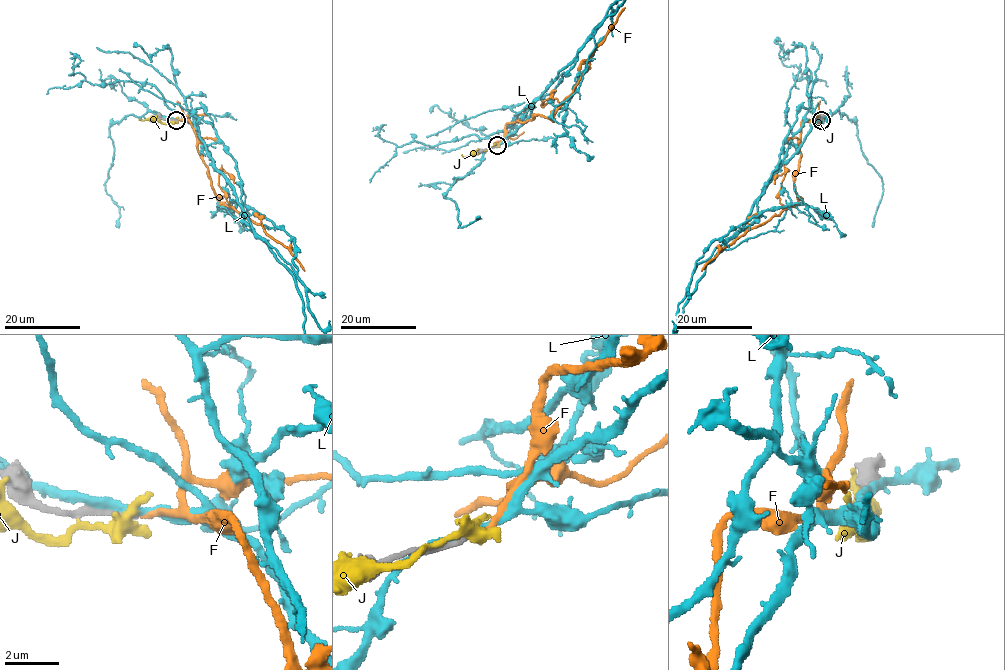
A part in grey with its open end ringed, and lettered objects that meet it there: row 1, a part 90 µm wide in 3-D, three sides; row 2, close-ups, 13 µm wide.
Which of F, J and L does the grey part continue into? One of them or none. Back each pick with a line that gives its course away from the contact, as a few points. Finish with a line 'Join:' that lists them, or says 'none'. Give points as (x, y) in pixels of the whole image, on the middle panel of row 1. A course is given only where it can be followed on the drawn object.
F: via (498, 145), (507, 123), (553, 115), (589, 67), (589, 56), (625, 8)
Join: F

